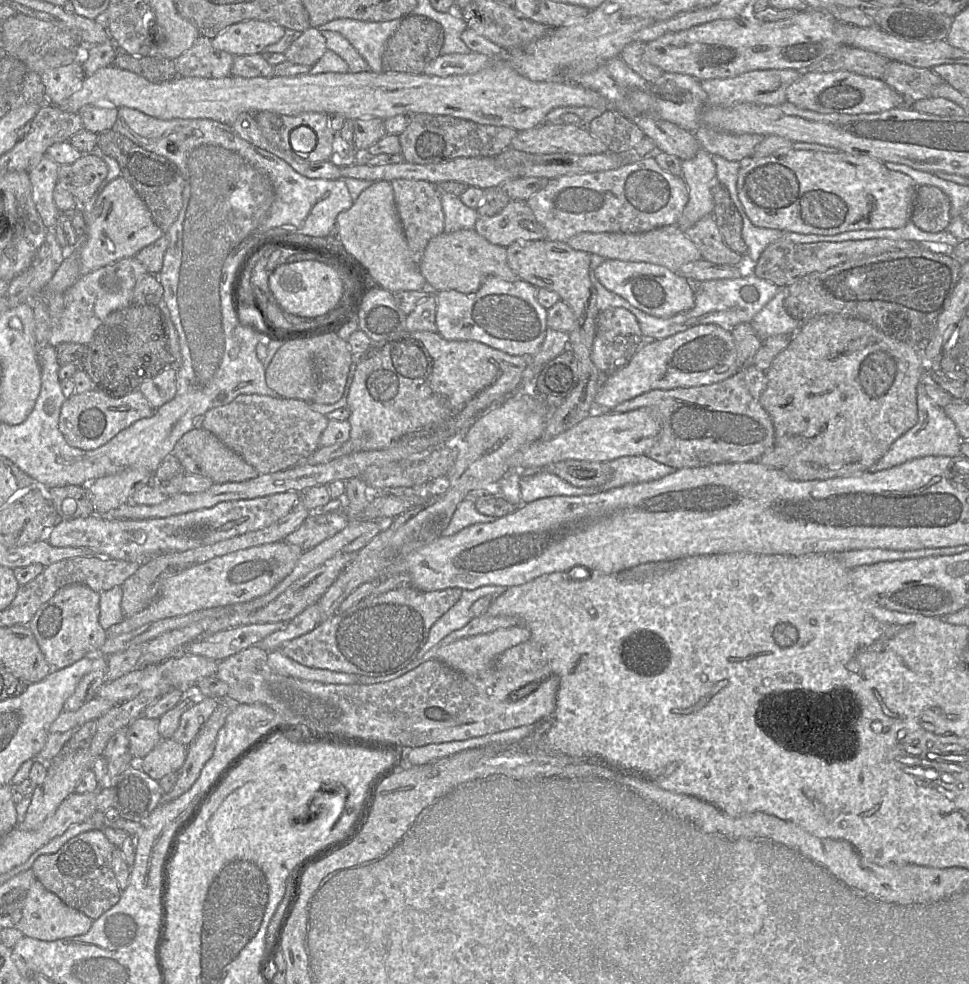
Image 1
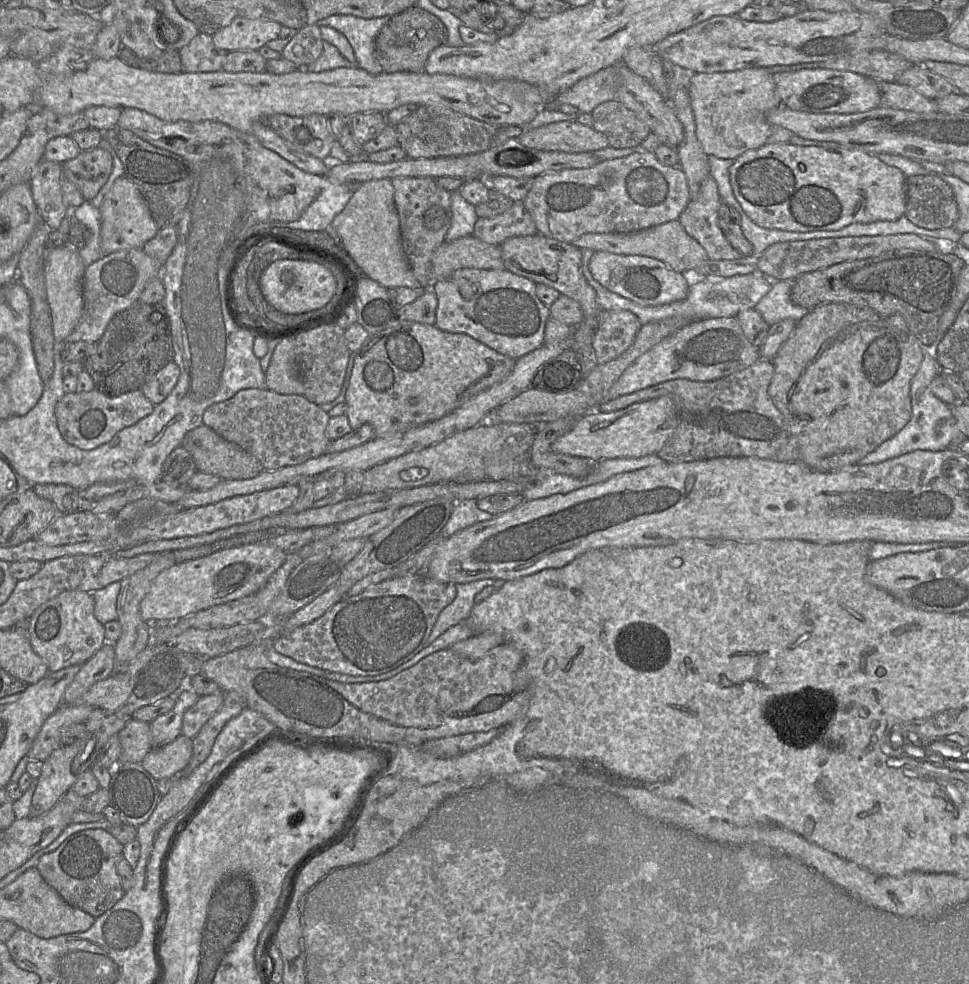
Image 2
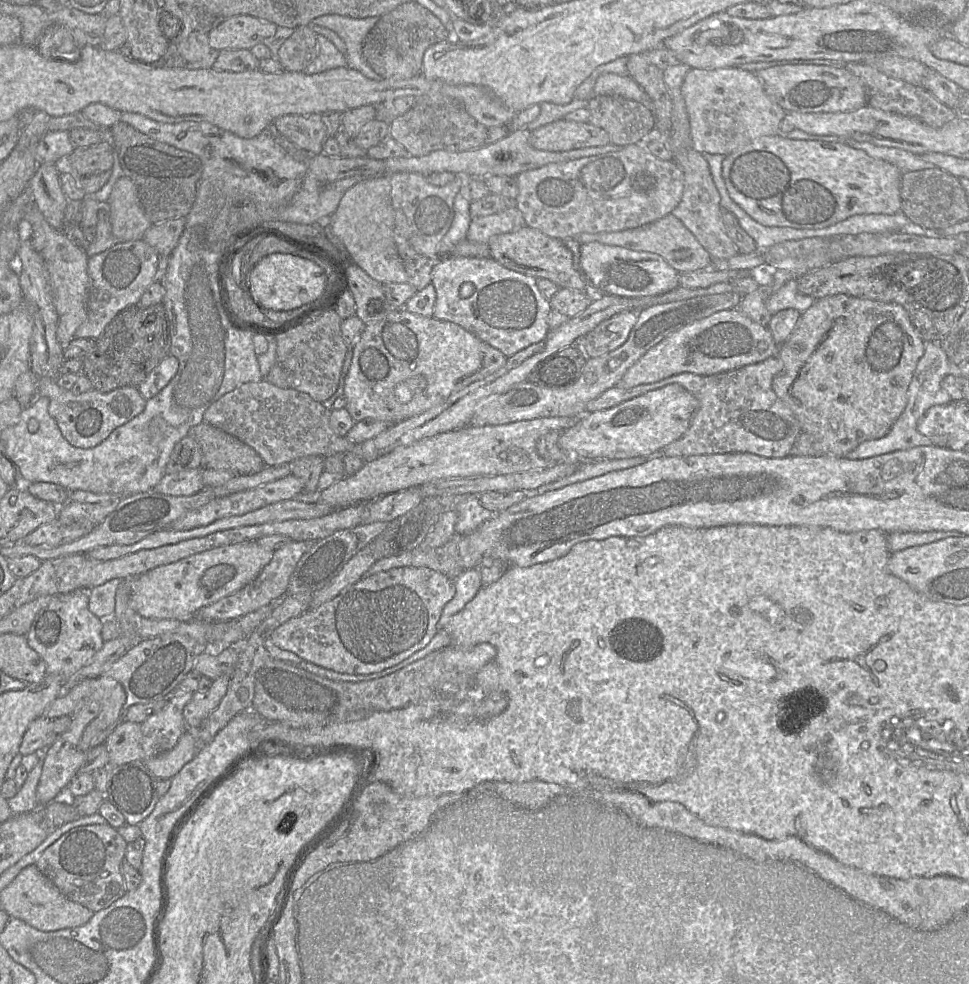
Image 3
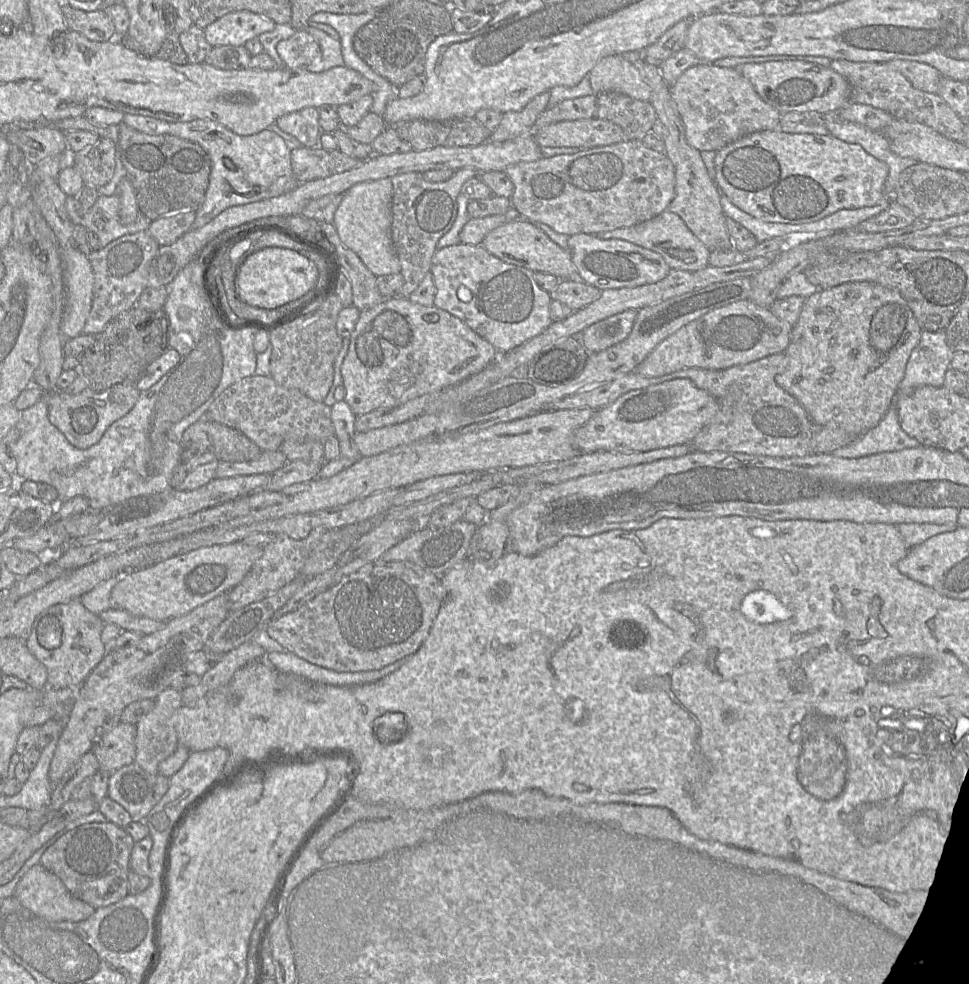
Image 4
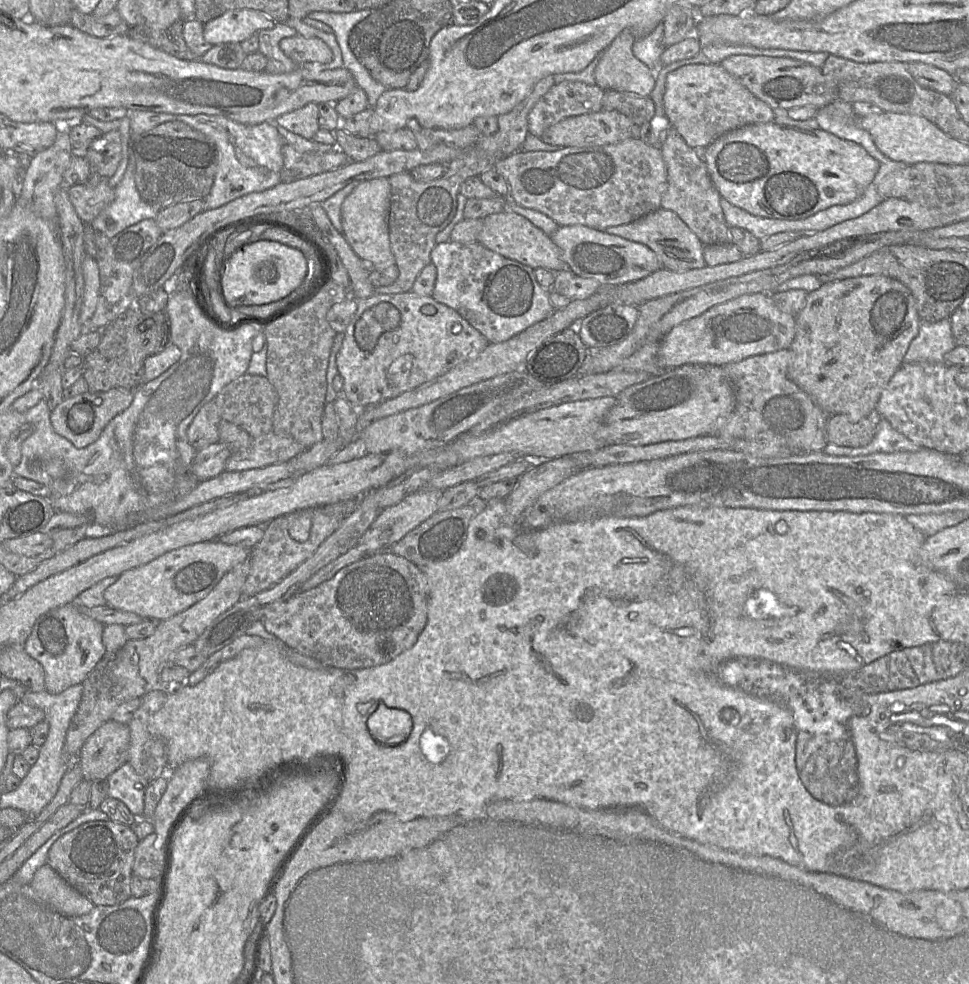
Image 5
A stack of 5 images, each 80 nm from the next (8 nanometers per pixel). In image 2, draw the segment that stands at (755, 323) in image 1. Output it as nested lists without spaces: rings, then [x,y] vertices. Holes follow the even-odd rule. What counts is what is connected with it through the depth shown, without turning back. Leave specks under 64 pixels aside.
[[[793,280],[775,281],[770,291],[754,307],[769,326],[787,318],[799,321],[810,311],[810,309],[799,306],[791,300],[792,283]]]

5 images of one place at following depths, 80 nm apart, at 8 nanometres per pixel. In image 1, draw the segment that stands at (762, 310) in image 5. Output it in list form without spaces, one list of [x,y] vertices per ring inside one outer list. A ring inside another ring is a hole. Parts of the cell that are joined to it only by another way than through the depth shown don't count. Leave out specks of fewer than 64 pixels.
[[[717,324],[692,326],[660,340],[646,341],[626,365],[606,376],[594,400],[596,411],[610,412],[620,403],[651,390],[710,385],[738,372],[732,331]]]

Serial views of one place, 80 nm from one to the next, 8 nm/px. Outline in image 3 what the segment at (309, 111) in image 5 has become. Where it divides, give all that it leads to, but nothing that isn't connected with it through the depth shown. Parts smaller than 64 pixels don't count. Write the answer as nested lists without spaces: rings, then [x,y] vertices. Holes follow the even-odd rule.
[[[320,114],[282,116],[273,122],[273,128],[307,154],[323,153],[328,134]]]

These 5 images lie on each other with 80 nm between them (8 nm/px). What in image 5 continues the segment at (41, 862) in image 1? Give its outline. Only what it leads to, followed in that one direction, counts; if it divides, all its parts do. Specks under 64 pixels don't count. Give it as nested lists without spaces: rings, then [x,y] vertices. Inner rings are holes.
[[[110,819],[90,821],[61,836],[49,849],[46,864],[95,906],[118,905],[131,897],[132,865],[138,843],[136,834],[127,825]]]

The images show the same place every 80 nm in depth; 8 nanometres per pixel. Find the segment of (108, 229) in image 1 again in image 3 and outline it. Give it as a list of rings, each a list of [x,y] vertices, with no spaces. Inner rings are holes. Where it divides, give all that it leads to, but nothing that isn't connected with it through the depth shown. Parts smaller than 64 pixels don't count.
[[[126,176],[120,177],[114,184],[107,202],[110,205],[112,233],[117,243],[143,239],[144,233],[152,223],[146,217],[133,181]]]

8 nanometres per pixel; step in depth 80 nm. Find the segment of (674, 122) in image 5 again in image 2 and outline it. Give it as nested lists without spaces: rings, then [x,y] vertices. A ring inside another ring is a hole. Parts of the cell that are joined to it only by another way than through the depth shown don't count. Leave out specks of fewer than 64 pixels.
[[[767,67],[729,72],[693,73],[688,87],[696,124],[696,137],[707,156],[736,159],[750,149],[763,146],[774,127],[767,121],[769,111],[781,106],[774,73]]]

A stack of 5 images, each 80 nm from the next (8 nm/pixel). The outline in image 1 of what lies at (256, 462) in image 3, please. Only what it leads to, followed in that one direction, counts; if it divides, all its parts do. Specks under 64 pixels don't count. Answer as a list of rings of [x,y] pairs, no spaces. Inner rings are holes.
[[[203,427],[185,433],[175,445],[172,453],[180,461],[186,474],[200,475],[209,478],[213,483],[244,482],[260,475],[239,454]]]

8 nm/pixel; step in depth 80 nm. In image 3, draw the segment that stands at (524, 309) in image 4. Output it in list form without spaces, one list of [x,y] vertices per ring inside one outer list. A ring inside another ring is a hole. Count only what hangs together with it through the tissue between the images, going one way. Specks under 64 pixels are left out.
[[[441,256],[431,271],[431,283],[436,291],[434,318],[461,326],[507,357],[540,342],[549,331],[548,316],[552,306],[539,291],[537,279],[508,269],[491,257]]]

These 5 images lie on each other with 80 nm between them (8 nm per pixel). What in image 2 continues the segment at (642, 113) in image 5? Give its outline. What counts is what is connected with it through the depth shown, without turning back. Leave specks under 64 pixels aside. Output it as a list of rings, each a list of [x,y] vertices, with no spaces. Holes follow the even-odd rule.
[[[617,100],[599,104],[591,114],[593,128],[603,133],[613,148],[640,147],[651,133],[647,123]]]

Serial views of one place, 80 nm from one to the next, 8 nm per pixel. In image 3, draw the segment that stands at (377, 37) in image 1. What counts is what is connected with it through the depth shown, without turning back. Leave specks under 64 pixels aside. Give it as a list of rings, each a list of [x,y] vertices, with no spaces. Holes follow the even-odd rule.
[[[324,15],[312,24],[328,28],[339,35],[346,44],[347,66],[372,80],[382,78],[367,64],[362,55],[363,42],[380,17],[351,18],[341,15]]]

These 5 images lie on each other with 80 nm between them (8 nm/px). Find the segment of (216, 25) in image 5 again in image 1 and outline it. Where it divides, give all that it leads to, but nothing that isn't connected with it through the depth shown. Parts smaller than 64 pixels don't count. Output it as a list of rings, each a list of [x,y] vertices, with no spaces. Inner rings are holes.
[[[257,19],[232,24],[211,40],[212,46],[233,56],[262,54],[266,46],[277,43],[285,28]]]

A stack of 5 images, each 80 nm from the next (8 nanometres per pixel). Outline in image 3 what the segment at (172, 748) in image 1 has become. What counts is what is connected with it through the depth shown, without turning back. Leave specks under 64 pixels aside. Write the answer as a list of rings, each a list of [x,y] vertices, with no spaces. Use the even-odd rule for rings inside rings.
[[[188,731],[184,732],[170,751],[145,760],[145,766],[159,780],[172,779],[198,752],[198,742]]]

